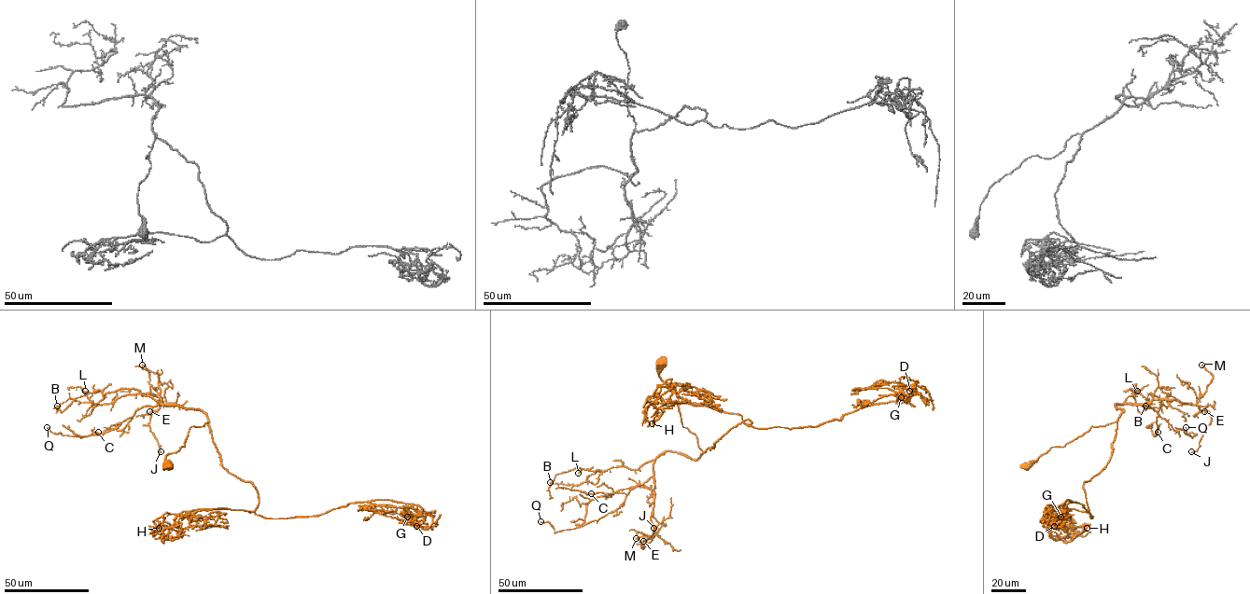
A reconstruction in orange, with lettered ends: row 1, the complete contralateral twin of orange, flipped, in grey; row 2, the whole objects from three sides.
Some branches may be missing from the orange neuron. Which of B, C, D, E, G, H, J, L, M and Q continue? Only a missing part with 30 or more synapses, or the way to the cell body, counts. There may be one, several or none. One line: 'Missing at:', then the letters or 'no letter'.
Missing at: no letter

